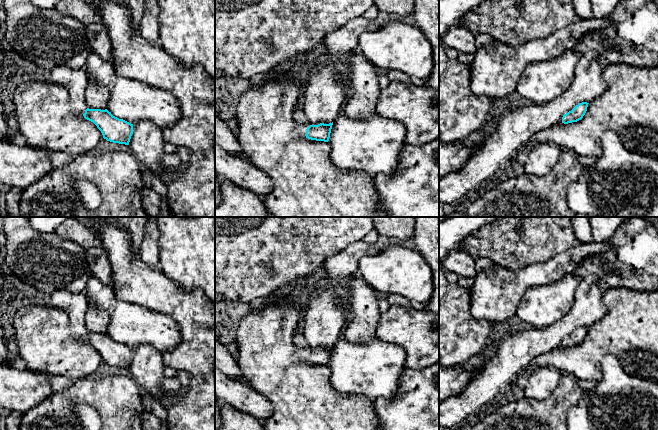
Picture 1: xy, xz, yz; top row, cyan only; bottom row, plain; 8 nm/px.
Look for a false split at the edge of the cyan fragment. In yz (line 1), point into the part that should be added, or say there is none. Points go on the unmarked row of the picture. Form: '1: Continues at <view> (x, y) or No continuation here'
1: No continuation here

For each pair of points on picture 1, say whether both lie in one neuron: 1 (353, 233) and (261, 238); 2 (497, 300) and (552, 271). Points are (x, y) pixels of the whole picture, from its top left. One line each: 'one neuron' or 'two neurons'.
1: one neuron
2: one neuron

